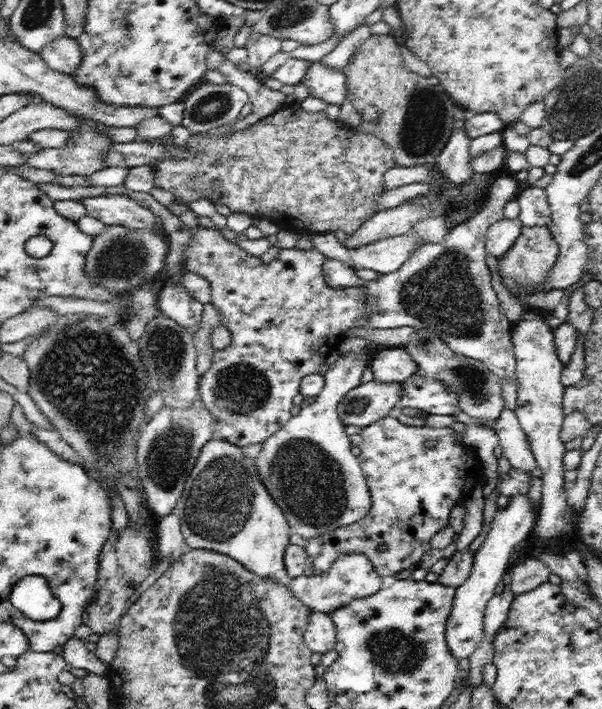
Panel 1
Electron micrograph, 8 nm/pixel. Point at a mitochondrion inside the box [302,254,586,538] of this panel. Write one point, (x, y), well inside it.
(471, 380)

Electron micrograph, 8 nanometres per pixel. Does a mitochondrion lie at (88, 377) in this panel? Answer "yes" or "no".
yes

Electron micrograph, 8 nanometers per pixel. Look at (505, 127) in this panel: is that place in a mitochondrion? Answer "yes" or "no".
no

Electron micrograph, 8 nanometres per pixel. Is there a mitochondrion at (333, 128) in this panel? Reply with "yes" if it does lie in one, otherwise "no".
no

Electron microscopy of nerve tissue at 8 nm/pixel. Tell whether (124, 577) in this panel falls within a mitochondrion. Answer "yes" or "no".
yes

